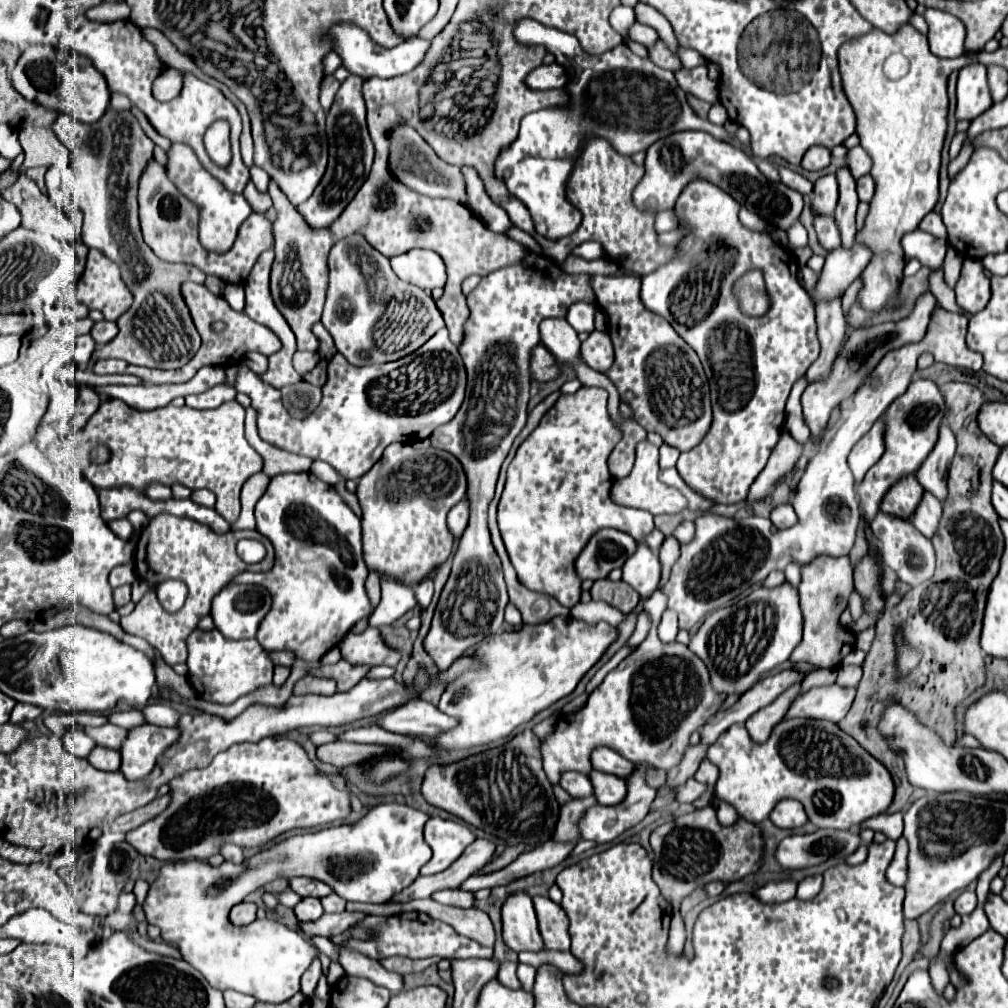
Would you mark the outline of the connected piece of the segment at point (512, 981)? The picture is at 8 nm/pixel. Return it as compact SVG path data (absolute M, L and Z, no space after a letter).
M515 962L513 964L501 964L501 970L499 970L499 978L497 980L503 986L507 986L507 988L521 988L519 978L515 976Z

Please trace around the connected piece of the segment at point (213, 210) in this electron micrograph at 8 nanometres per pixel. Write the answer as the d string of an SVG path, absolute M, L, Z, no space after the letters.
M173 144L171 150L167 152L169 164L167 164L167 174L173 180L173 184L199 208L199 240L207 250L213 252L225 252L233 246L237 230L241 222L253 212L249 202L245 202L243 194L233 194L231 190L225 190L217 178L213 178L199 162L199 158L189 150L185 144Z

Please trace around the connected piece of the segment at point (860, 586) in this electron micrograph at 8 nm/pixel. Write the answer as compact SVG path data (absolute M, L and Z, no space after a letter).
M871 554L857 564L855 588L863 596L863 616L857 622L859 632L865 630L867 626L871 626L875 622L877 614L881 612L881 608L885 606L885 602L881 600L881 586L879 586L881 582L877 582L877 574L879 574L879 566Z

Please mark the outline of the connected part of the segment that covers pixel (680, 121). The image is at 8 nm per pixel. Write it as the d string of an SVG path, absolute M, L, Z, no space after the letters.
M533 18L517 20L513 34L521 46L545 46L547 52L557 58L557 64L565 66L571 74L571 82L565 86L571 94L571 104L527 114L521 120L517 140L495 160L495 176L529 208L537 232L545 238L557 240L569 236L581 224L581 212L565 198L565 182L581 152L583 136L607 138L617 152L627 156L647 150L653 142L681 130L705 130L715 138L741 146L723 126L715 126L695 116L671 70L659 68L647 58L639 58L625 44L615 46L605 54L589 56L581 50L575 36L543 26Z

